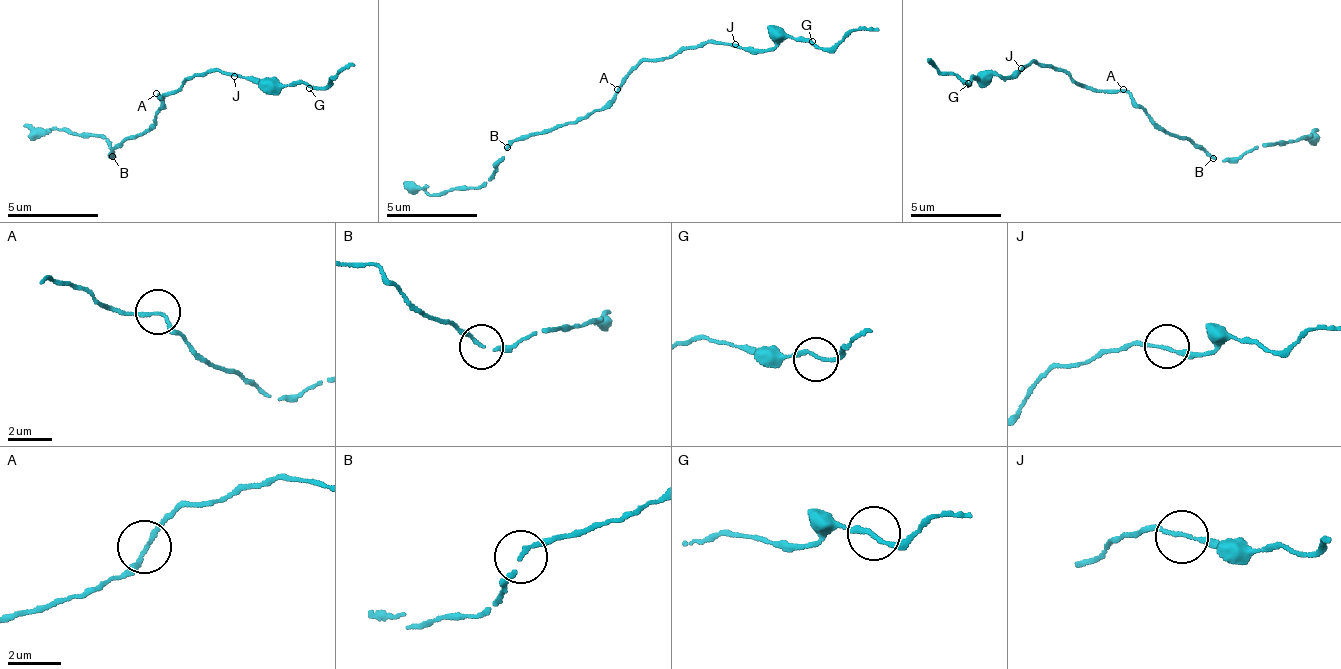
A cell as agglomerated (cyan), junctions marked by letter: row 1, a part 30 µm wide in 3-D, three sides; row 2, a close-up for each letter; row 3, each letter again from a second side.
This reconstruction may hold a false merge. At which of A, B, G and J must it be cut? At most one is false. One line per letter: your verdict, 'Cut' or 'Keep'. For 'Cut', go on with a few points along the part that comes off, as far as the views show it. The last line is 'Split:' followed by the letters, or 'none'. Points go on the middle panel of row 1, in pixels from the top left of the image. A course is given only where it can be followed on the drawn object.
A: Keep
B: Keep
G: Keep
J: Keep
Split: none

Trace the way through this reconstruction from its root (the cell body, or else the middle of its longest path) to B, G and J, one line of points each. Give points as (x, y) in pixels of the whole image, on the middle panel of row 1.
B: (629, 76), (612, 99), (573, 123), (563, 123), (543, 132), (528, 132), (508, 146)
G: (629, 76), (649, 58), (667, 59), (708, 41), (769, 51), (788, 35), (812, 41)
J: (629, 76), (649, 58), (667, 59), (690, 45), (702, 46), (708, 41), (735, 44)

